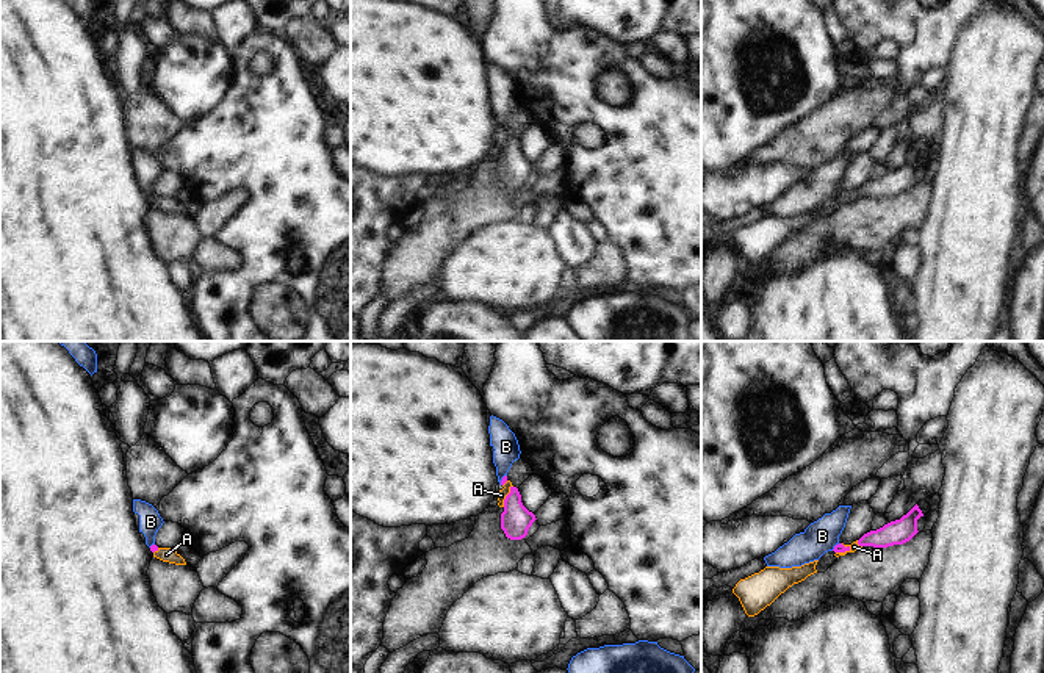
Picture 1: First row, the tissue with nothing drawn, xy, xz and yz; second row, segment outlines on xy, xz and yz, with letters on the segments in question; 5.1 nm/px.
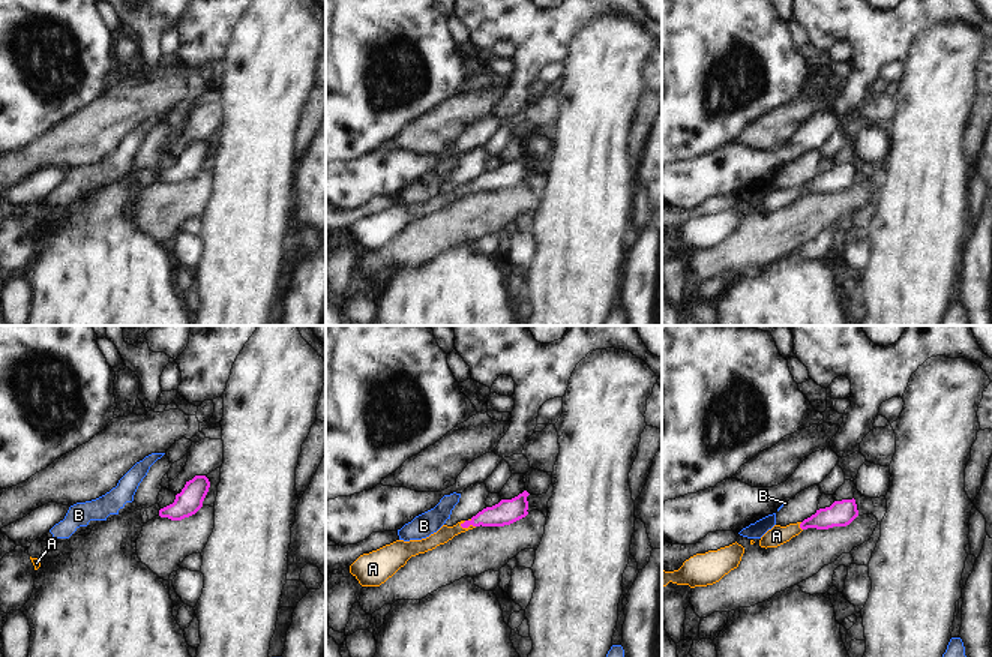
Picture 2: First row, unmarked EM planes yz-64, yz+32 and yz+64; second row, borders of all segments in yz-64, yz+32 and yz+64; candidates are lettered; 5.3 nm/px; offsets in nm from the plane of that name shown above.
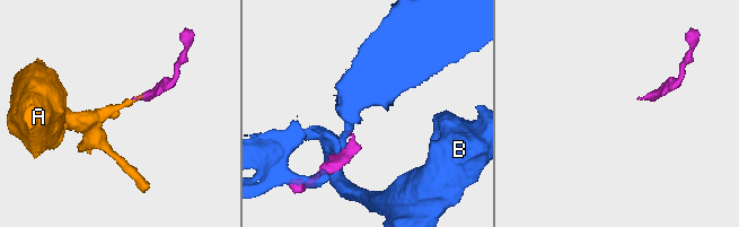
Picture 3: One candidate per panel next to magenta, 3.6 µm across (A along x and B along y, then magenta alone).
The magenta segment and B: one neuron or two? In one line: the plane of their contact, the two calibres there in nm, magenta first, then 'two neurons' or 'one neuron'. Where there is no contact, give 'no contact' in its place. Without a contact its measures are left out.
contact in xz; calibres 30 and 130 nm; two neurons

